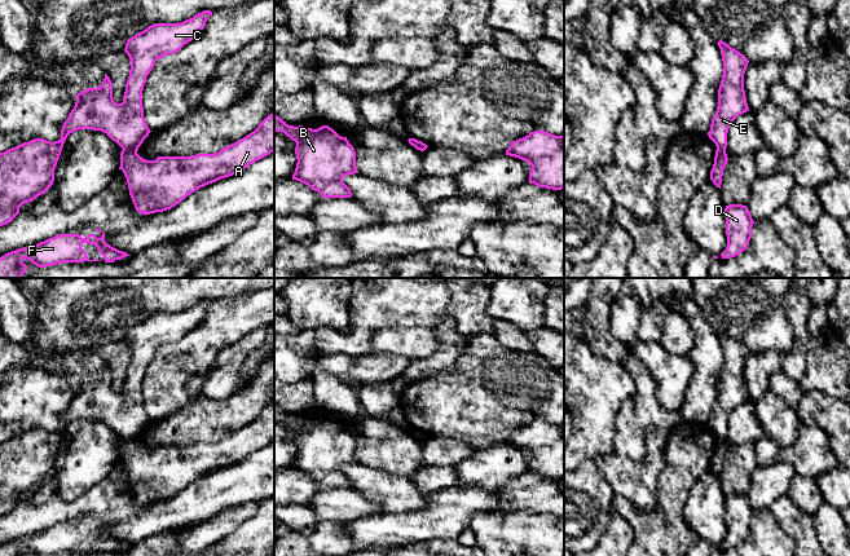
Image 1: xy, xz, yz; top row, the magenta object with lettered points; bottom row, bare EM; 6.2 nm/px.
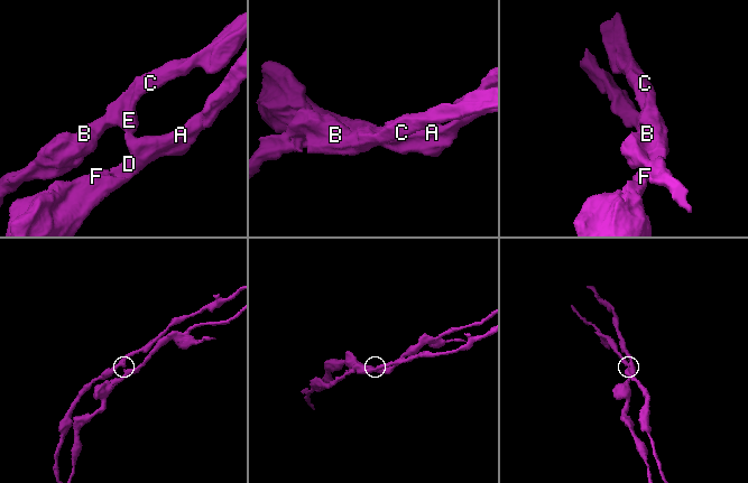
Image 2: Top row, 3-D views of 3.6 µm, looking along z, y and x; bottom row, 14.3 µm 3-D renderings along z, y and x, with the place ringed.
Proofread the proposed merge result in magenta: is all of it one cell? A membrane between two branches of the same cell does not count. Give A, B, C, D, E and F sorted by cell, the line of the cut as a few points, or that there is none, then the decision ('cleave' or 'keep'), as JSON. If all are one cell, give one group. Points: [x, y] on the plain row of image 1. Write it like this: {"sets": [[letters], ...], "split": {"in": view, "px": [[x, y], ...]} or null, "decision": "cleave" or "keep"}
{"sets": [["A", "D", "F"], ["B", "C", "E"]], "split": {"in": "xy", "px": [[123, 438], [133, 438], [136, 441]]}, "decision": "cleave"}

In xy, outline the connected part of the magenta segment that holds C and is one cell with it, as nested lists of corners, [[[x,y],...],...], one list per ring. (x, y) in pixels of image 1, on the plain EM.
[[[203,300],[180,313],[155,313],[128,328],[124,341],[131,349],[131,359],[122,393],[113,389],[113,372],[105,363],[105,369],[98,378],[88,378],[75,385],[75,396],[62,415],[58,431],[50,432],[44,428],[35,428],[0,442],[0,516],[12,512],[19,503],[22,494],[45,484],[53,475],[54,459],[70,423],[79,419],[101,420],[123,440],[138,440],[151,422],[145,411],[142,397],[142,380],[147,365],[159,348],[176,343],[191,331],[204,318],[211,304],[211,300]]]

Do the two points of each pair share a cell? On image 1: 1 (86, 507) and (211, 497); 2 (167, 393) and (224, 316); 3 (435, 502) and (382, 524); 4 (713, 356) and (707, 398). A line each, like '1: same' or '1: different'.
1: same
2: same
3: same
4: same

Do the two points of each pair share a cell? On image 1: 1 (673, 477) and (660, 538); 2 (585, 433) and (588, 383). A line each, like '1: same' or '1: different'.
1: same
2: same

